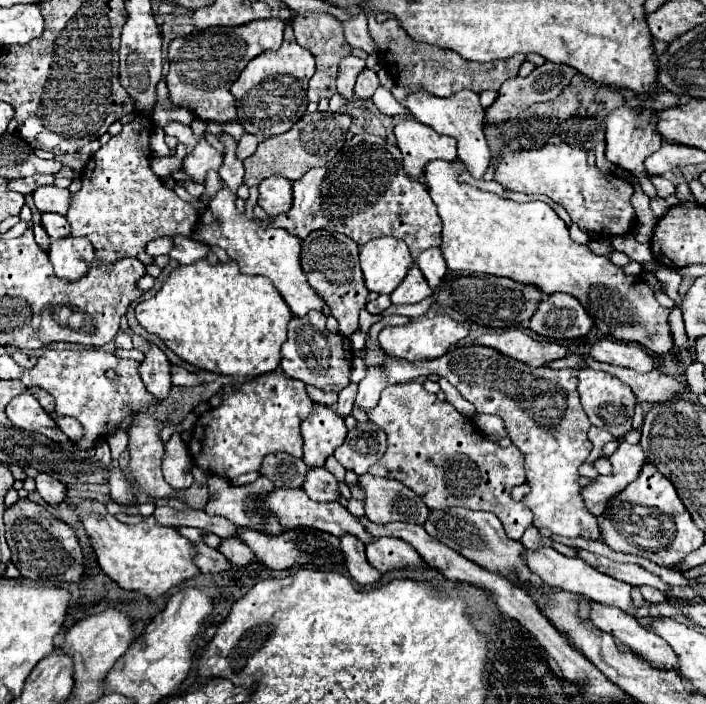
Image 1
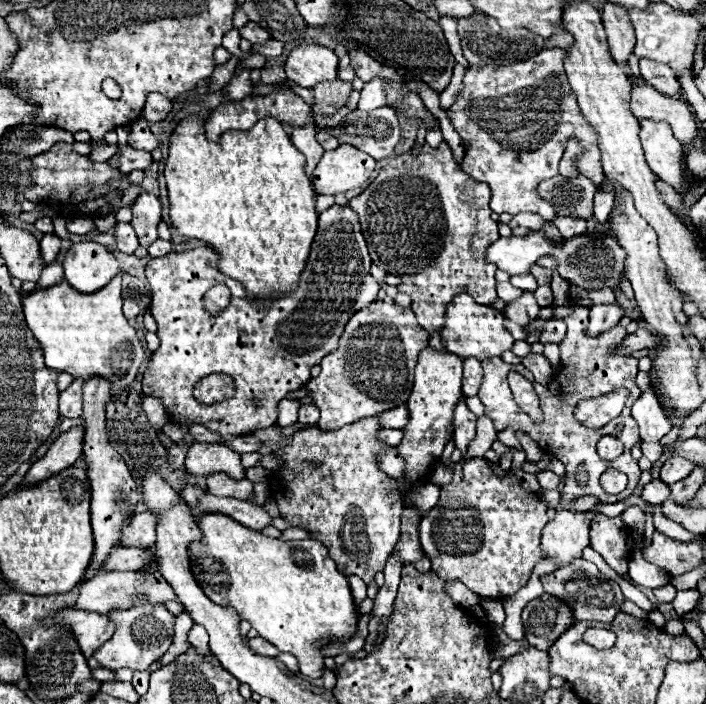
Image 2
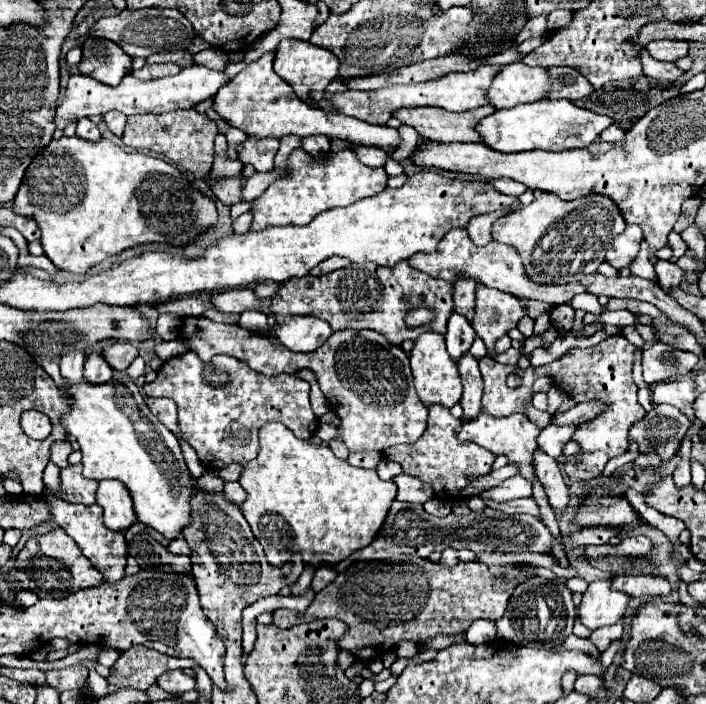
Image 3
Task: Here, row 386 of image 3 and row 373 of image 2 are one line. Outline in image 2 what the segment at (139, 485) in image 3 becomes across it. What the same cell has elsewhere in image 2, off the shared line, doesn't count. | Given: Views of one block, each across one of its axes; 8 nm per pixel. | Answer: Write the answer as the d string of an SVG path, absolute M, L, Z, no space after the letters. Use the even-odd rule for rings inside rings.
M118 274L102 290L94 294L80 294L72 286L68 286L66 280L62 280L48 290L36 290L32 294L24 294L22 298L26 324L44 350L46 366L58 372L80 376L84 380L100 376L110 382L110 390L114 396L134 382L144 360L142 342L122 314L120 282L122 276ZM124 376L128 382L118 384Z

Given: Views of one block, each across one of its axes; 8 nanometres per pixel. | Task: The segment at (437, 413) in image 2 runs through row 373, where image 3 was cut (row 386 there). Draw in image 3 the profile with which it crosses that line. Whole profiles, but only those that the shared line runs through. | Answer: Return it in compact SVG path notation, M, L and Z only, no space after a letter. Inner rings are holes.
M432 330L420 334L410 352L410 366L412 366L416 392L426 406L442 404L446 408L452 408L456 402L460 402L460 396L462 396L460 372L458 372L458 364L450 358L450 354L444 348L444 334L432 332Z

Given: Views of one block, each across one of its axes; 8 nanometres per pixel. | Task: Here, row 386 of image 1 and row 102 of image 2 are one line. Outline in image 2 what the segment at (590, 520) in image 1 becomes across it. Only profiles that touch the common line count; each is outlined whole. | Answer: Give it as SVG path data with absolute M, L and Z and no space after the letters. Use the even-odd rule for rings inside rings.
M552 48L540 52L534 60L510 64L508 68L476 64L466 70L464 90L448 108L448 116L466 148L462 170L474 180L490 184L492 212L534 212L546 220L554 220L556 210L540 198L538 184L558 174L570 138L576 138L582 146L576 170L594 184L604 182L596 134L580 114L576 94L564 72L564 56L566 50ZM372 80L364 86L364 90L360 92L360 102L358 102L358 108L362 112L370 112L380 106L386 106L386 94L382 86L384 86L384 80Z

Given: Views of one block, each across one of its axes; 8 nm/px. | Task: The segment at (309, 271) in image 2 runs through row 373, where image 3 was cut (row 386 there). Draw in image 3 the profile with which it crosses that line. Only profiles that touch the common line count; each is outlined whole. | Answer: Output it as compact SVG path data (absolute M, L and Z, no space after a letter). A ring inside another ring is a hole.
M194 352L166 360L158 370L158 378L144 384L146 396L172 398L176 402L182 438L196 450L206 470L218 470L232 462L246 464L254 460L258 454L258 430L266 422L282 422L298 438L310 438L316 432L318 418L310 406L308 382L294 374L264 376L248 368L244 362L224 354L214 356L210 366L228 374L228 382L224 386L212 386L204 378L206 364Z

